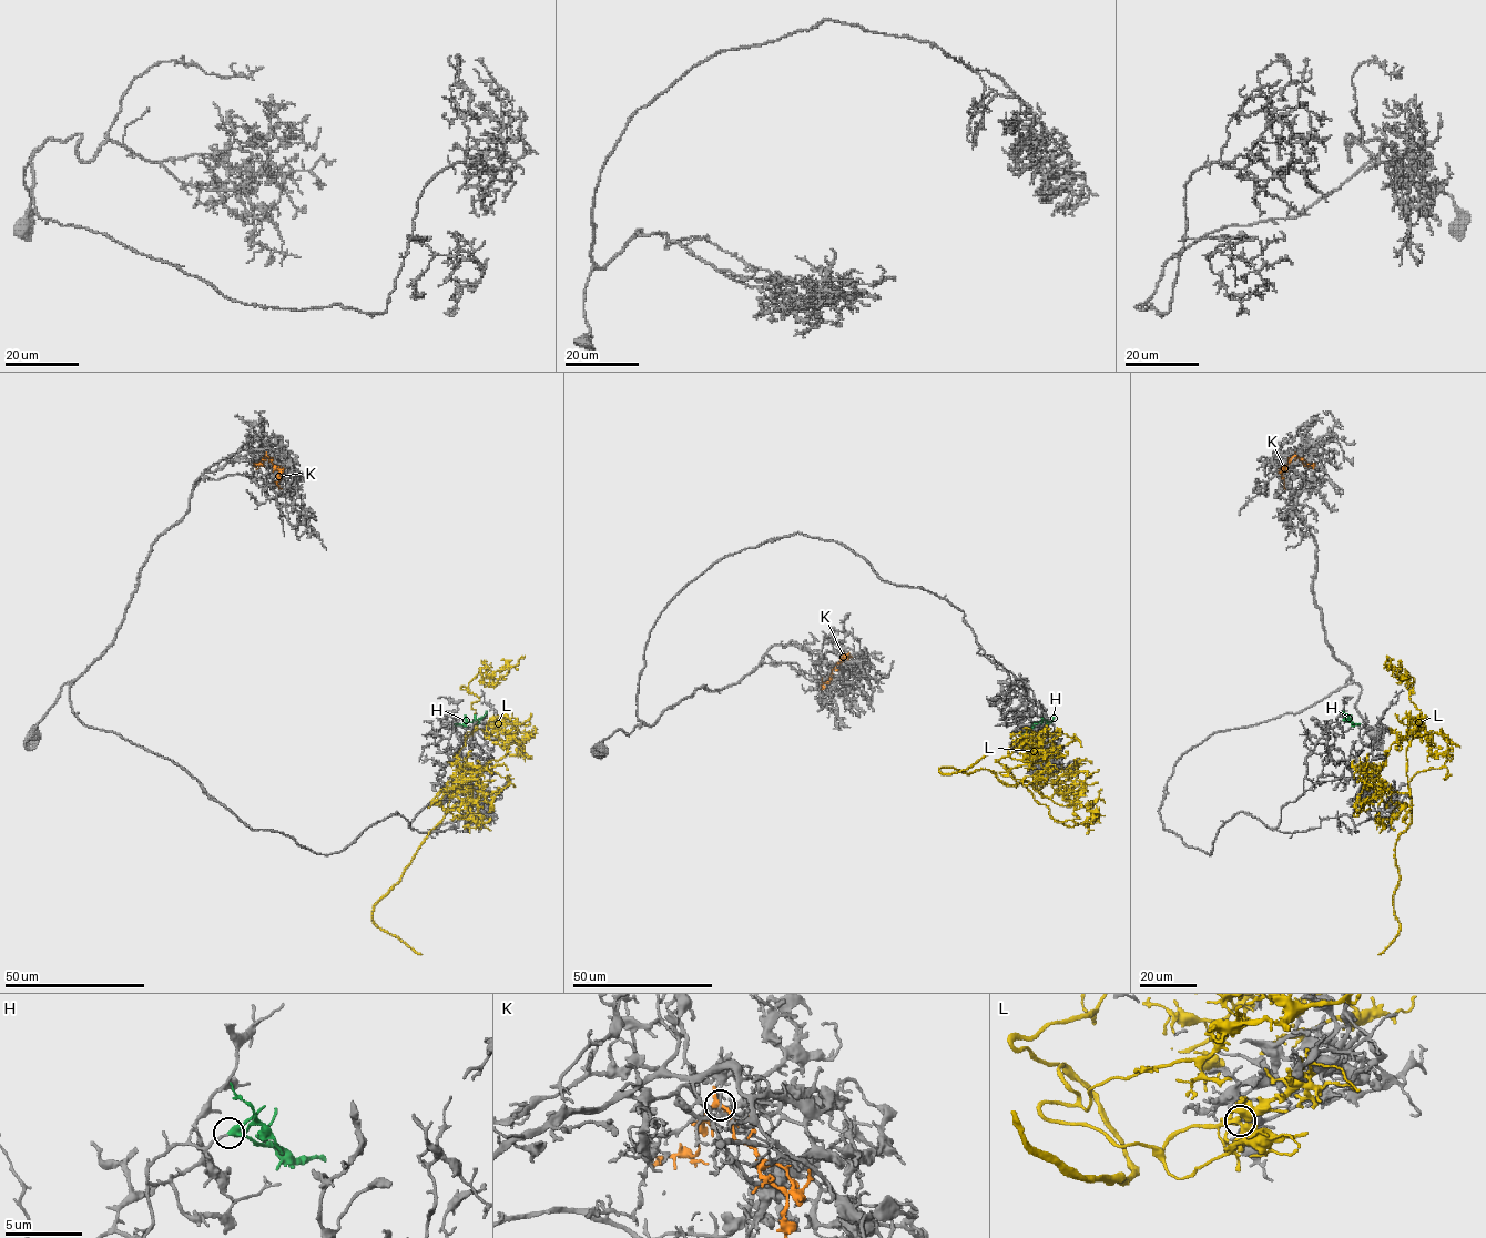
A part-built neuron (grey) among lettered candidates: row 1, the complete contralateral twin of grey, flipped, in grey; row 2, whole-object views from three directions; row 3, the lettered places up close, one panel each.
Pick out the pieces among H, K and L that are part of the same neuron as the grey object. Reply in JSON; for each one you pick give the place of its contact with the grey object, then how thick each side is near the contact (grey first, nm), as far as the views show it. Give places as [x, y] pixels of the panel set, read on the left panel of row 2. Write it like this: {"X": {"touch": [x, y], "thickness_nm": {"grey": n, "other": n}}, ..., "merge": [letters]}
{"H": {"touch": [475, 720], "thickness_nm": {"grey": 180, "other": 280}}, "merge": ["H"]}

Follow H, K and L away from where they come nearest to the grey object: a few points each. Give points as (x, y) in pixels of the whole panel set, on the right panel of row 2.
H: (1342, 720), (1360, 723)
K: (1293, 455), (1281, 472), (1284, 488)
L: (1401, 808), (1396, 792), (1412, 803), (1395, 845), (1400, 930), (1378, 955)

